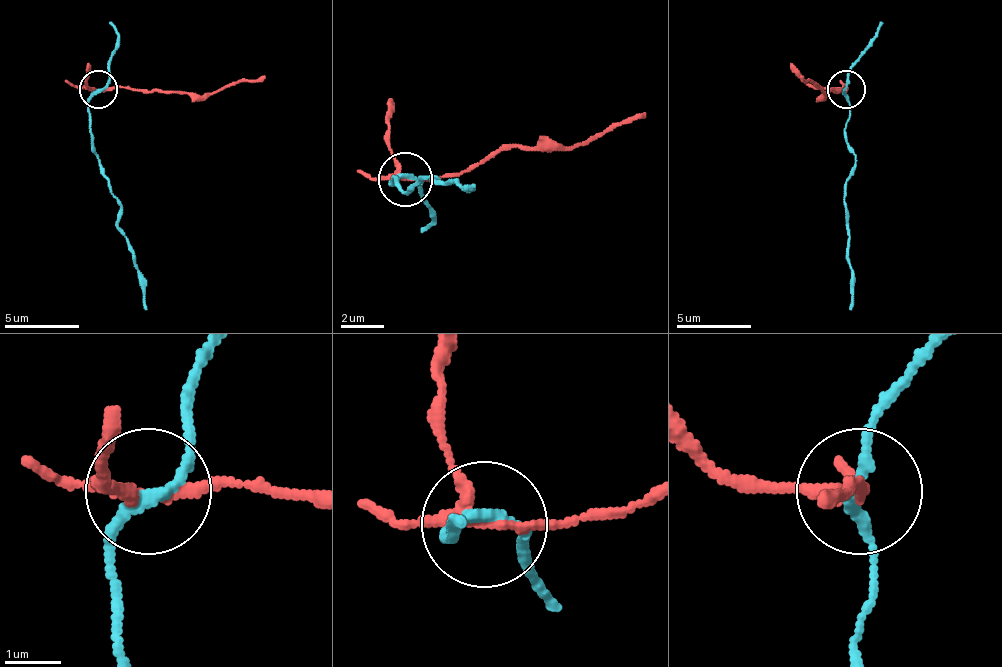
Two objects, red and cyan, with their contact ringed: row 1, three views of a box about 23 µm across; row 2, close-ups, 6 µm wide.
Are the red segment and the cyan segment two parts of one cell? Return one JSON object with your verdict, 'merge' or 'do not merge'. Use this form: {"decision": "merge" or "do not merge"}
{"decision": "do not merge"}

